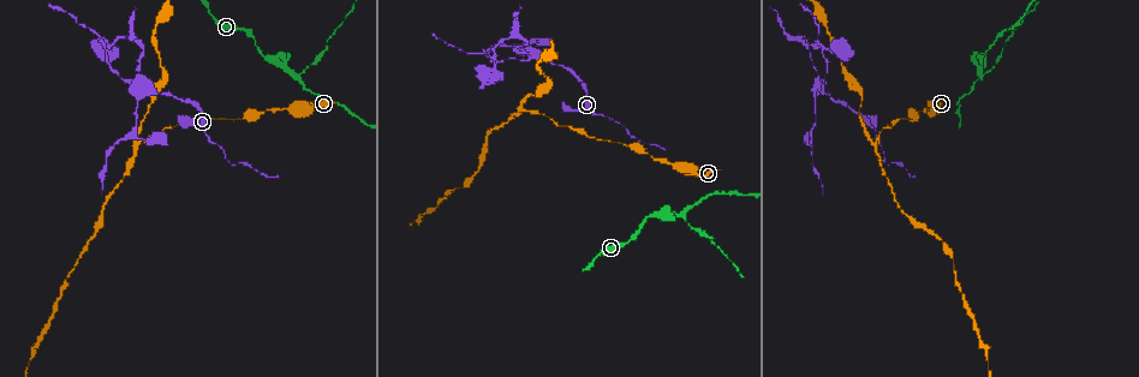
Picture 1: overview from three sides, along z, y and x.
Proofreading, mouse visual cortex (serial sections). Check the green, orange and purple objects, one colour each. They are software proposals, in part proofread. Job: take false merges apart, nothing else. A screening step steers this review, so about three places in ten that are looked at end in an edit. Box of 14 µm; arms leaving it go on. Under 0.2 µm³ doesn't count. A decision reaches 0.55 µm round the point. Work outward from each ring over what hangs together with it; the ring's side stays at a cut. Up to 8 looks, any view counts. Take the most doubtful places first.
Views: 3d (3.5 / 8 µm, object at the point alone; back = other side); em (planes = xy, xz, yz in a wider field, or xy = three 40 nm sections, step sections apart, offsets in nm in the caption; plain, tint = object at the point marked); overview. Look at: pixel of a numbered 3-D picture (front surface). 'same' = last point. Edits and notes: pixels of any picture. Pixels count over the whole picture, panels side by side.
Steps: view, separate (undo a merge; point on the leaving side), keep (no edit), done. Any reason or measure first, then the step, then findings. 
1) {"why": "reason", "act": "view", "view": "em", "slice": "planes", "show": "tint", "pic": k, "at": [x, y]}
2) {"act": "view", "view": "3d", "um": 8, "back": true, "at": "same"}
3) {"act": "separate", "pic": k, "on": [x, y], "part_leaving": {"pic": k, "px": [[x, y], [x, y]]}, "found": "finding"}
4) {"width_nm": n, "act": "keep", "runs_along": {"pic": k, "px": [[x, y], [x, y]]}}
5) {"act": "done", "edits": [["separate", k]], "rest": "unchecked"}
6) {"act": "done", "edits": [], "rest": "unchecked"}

{"why": "a narrow waist", "act": "view", "view": "3d", "um": 3.5, "pic": 1, "at": [873, 142]}

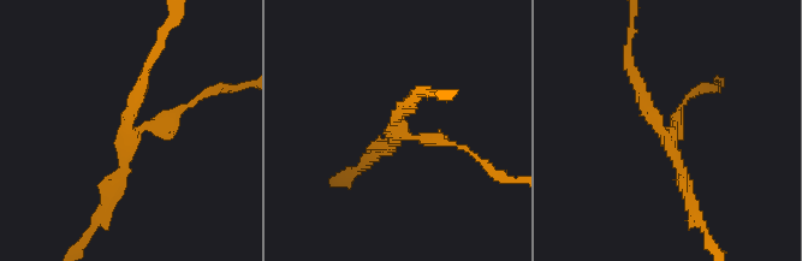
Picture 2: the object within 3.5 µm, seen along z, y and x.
{"arms": 3, "arm_widths_nm": [100, 200, 200], "why": "shape alone is not enough", "act": "view", "view": "em", "slice": "xy", "step": 5, "show": "tint", "pic": 2, "at": [671, 138]}

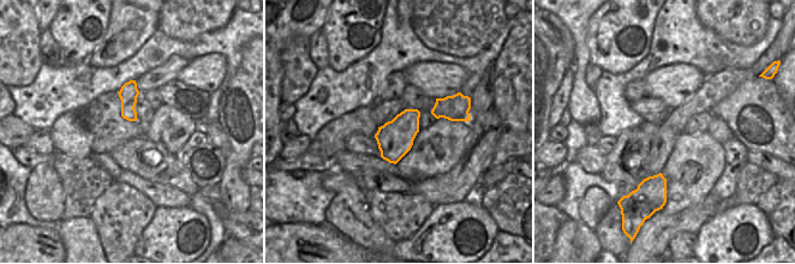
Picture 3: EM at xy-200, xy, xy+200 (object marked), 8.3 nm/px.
{"act": "keep", "found": "one cell here"}

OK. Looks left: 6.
{"why": "a fork", "act": "view", "view": "3d", "um": 3.5, "pic": 1, "at": [530, 53]}

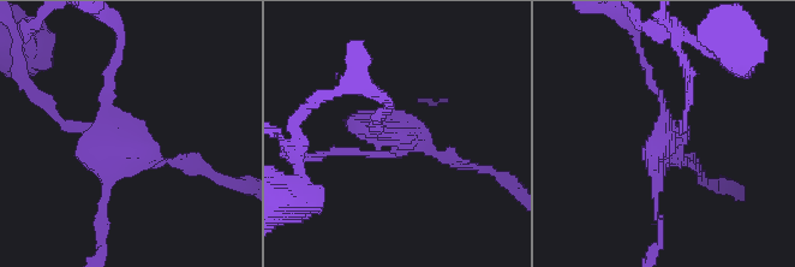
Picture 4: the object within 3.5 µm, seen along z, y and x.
{"why": "now the EM", "act": "view", "view": "em", "slice": "xy", "step": 1, "show": "tint", "pic": 4, "at": [118, 144]}

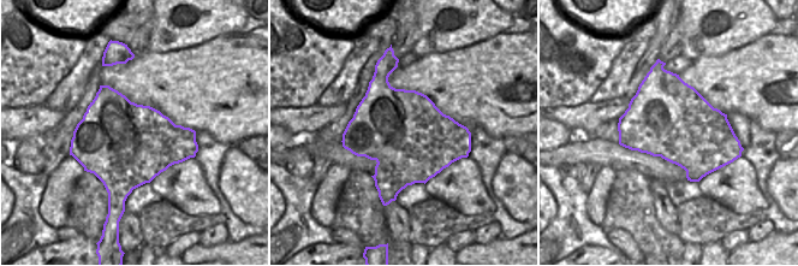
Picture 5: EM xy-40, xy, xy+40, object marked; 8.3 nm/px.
{"act": "separate", "pic": 4, "on": [114, 152], "found": "a second cell is stuck on"}

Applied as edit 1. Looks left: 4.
{"why": "thin neck", "act": "view", "view": "3d", "um": 8, "pic": 1, "at": [295, 74]}

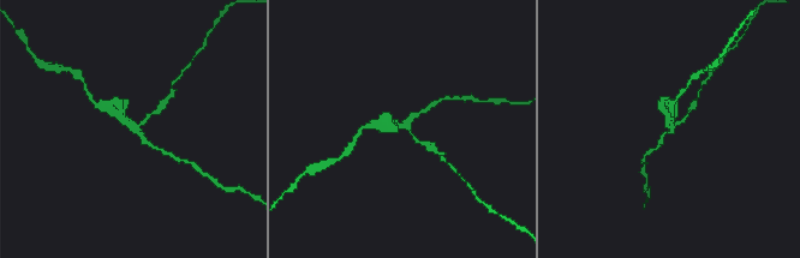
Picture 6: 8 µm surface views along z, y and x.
{"arms": 3, "arm_widths_nm": [100, 150, 400], "why": "shape alone is not enough", "act": "view", "view": "em", "slice": "xy", "step": 1, "show": "tint", "pic": 6, "at": [403, 126]}

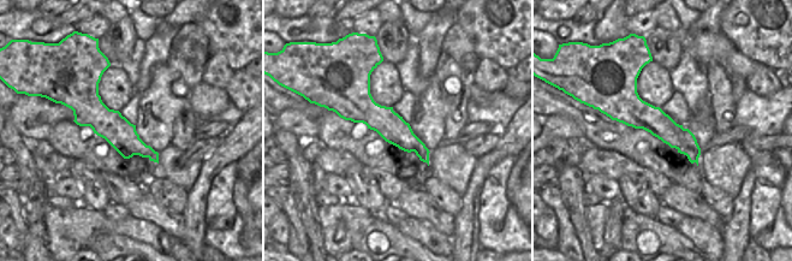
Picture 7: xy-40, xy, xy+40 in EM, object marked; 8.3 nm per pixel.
{"width_nm": 240, "act": "separate", "pic": 6, "on": [429, 145], "part_leaving": {"pic": 6, "px": [[409, 128], [418, 142], [437, 154]]}, "found": "a second cell is stuck on"}

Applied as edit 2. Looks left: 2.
{"act": "done", "edits": [["separate", 4], ["separate", 6]], "rest": "unchecked"}

